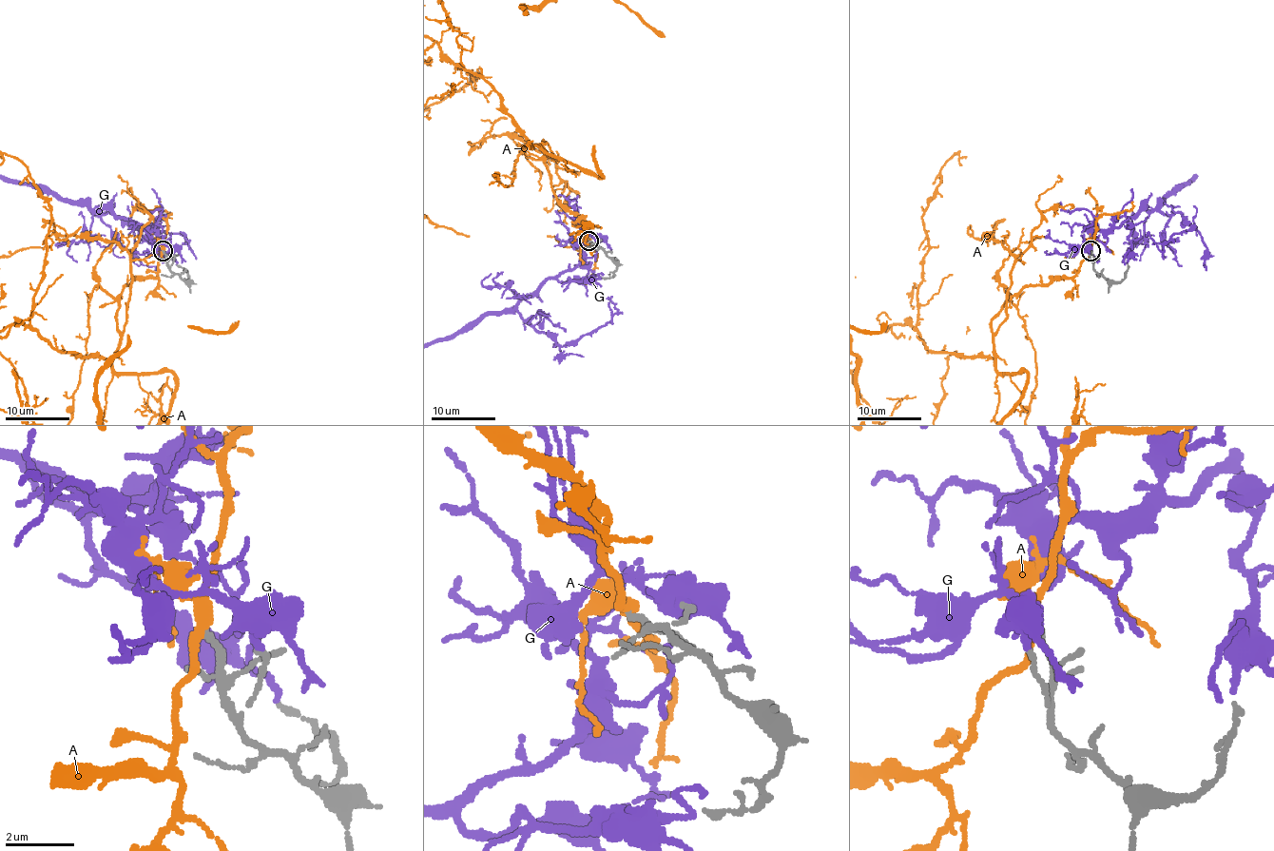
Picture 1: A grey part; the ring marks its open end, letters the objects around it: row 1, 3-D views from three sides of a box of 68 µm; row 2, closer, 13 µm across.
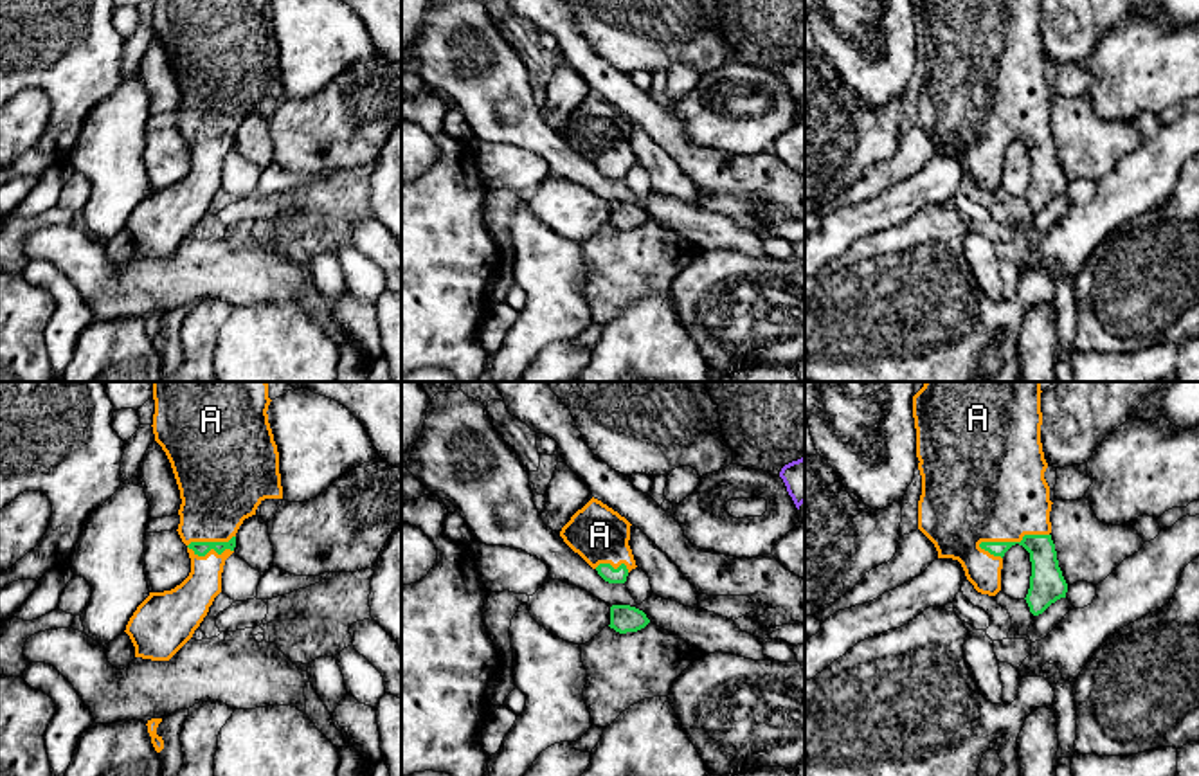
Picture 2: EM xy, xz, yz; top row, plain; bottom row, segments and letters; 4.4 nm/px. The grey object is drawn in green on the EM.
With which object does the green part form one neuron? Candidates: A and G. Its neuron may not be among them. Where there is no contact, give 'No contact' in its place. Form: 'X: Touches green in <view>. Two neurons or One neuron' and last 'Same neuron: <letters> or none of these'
A: Touches green in yz. One neuron
G: No contact. Two neurons
Same neuron: A

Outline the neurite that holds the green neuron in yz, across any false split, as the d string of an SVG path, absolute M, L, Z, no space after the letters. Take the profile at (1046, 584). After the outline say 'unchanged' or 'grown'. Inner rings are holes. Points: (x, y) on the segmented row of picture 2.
M925 382L913 396L916 457L922 475L918 529L934 544L938 558L958 560L967 580L981 594L1001 591L1005 553L1019 544L1030 553L1032 576L1026 603L1033 616L1066 598L1068 583L1051 540L1051 501L1044 479L1048 463L1041 443L1041 382Z; grown

